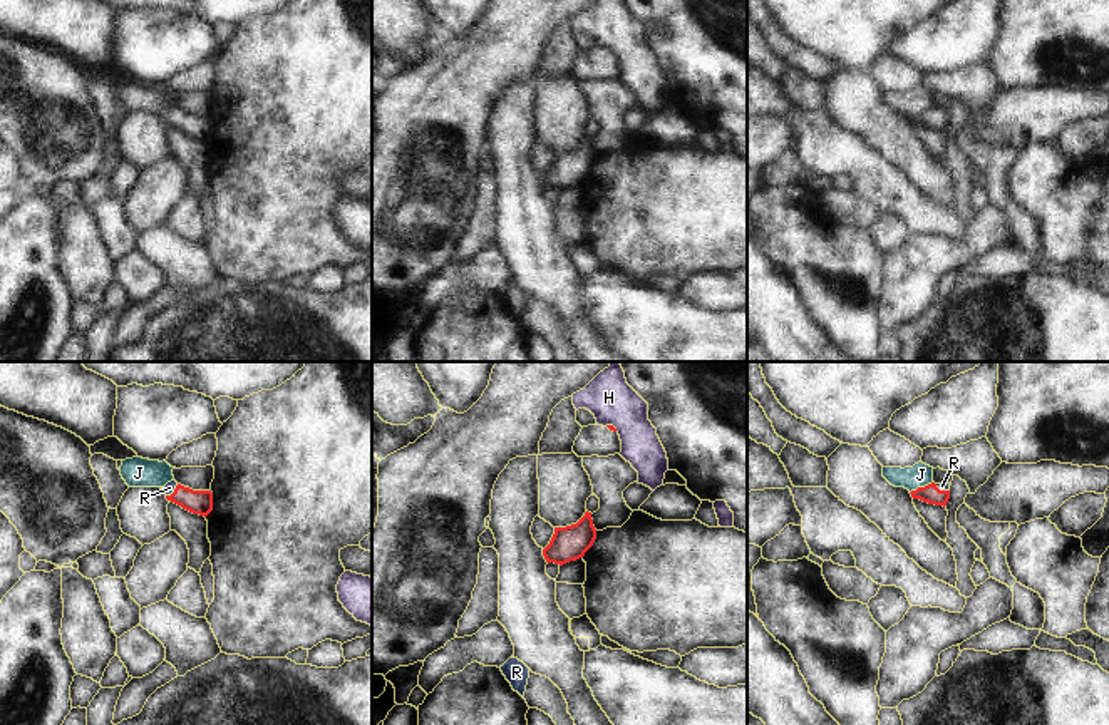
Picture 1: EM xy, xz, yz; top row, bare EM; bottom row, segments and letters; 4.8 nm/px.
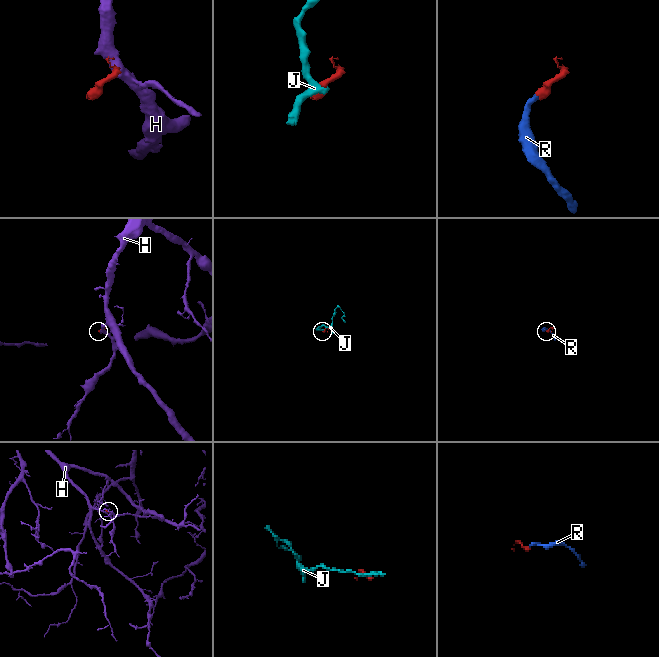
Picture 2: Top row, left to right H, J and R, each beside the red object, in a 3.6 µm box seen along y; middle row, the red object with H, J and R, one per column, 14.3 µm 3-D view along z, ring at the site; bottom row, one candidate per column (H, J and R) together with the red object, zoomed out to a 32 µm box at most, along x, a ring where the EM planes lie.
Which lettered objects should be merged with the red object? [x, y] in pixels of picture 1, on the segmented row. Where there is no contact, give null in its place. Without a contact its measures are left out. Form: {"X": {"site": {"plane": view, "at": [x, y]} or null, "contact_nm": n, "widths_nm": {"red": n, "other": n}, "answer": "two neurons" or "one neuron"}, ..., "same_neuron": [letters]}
{"H": {"site": {"plane": "xz", "at": [612, 426]}, "contact_nm": 70, "widths_nm": {"red": 20, "other": 220}, "answer": "one neuron"}, "J": {"site": {"plane": "yz", "at": [920, 488]}, "contact_nm": 130, "widths_nm": {"red": 90, "other": 110}, "answer": "two neurons"}, "R": {"site": {"plane": "xy", "at": [175, 491]}, "contact_nm": 90, "widths_nm": {"red": 110, "other": 50}, "answer": "one neuron"}, "same_neuron": ["H", "R"]}

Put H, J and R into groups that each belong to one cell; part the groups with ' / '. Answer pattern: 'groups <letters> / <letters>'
groups H R / J

